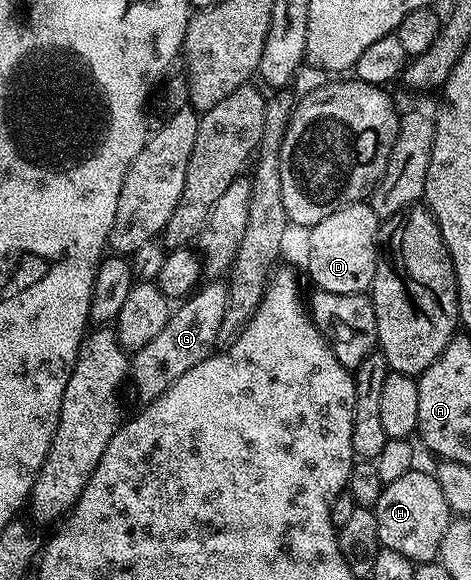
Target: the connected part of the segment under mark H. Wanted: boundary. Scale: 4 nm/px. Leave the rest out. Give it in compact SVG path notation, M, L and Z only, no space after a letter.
M413 470L402 474L398 482L383 485L374 505L381 548L406 554L413 564L431 564L440 555L443 536L450 523L450 511L442 488L431 471Z

